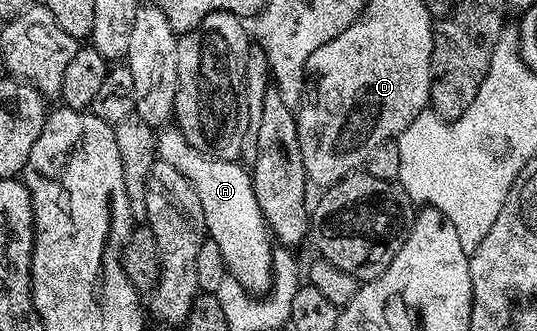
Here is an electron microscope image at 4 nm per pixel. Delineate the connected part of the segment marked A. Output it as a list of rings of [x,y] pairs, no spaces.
[[[162,128],[157,131],[158,135],[158,156],[160,161],[164,164],[172,164],[176,168],[176,172],[180,172],[180,176],[184,176],[184,180],[188,180],[188,184],[192,184],[192,188],[196,192],[196,196],[200,196],[200,208],[204,208],[204,224],[206,225],[206,233],[209,238],[216,240],[216,245],[220,247],[220,253],[224,256],[224,264],[226,265],[229,277],[236,279],[242,287],[254,296],[262,296],[273,287],[274,284],[274,256],[276,253],[275,247],[270,247],[272,243],[272,233],[270,227],[266,225],[266,217],[260,212],[260,204],[256,204],[256,192],[254,191],[254,179],[251,171],[246,170],[241,165],[241,161],[235,160],[229,162],[228,160],[220,160],[219,158],[212,158],[208,154],[202,154],[195,148],[190,141],[183,136],[181,130],[177,128]]]

